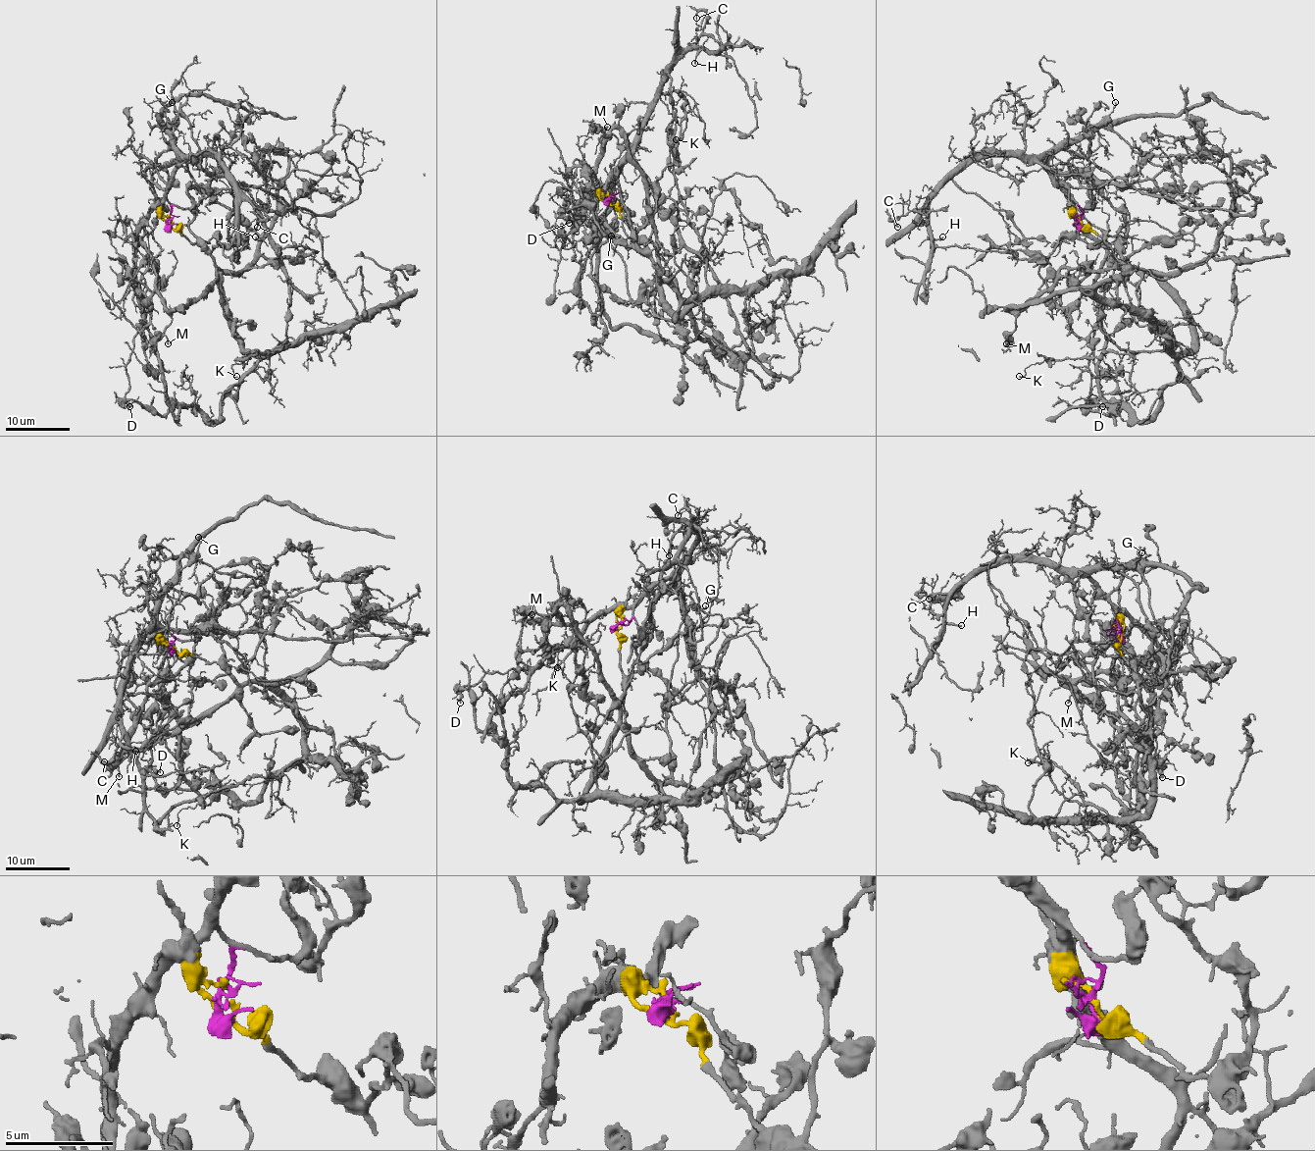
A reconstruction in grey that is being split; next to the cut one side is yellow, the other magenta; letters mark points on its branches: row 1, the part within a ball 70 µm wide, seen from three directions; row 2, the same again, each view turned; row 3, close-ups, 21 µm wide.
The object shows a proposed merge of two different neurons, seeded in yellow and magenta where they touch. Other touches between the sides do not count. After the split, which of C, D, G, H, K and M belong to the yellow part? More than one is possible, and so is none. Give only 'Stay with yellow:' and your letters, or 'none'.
Stay with yellow: D, K, M

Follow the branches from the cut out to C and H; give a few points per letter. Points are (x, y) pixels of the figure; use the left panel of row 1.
C: (167, 225), (171, 207), (167, 184), (171, 172), (193, 156), (211, 156), (268, 219), (260, 220), (256, 227)
H: (167, 225), (171, 172), (193, 156), (213, 156), (261, 219), (265, 236), (255, 236)

